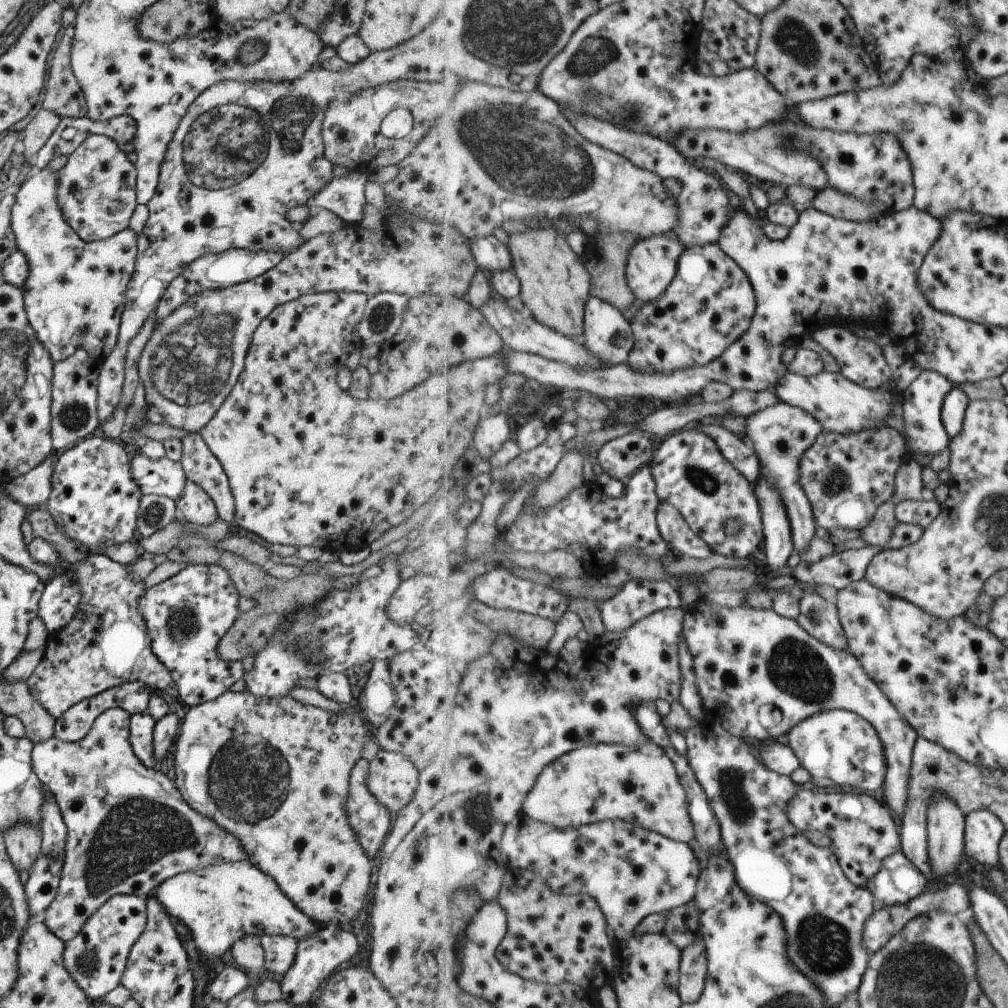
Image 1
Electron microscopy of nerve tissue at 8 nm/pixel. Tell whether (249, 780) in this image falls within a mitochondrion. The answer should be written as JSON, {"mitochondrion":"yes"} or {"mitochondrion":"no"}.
{"mitochondrion":"yes"}

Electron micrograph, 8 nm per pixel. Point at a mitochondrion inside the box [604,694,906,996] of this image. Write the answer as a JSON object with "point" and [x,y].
{"point":[822,944]}

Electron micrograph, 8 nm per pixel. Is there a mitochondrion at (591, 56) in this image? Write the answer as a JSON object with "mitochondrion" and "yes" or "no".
{"mitochondrion":"yes"}

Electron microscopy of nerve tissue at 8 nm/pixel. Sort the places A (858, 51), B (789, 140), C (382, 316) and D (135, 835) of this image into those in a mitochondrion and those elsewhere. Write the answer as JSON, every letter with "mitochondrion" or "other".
{"A":"other","B":"other","C":"mitochondrion","D":"mitochondrion"}

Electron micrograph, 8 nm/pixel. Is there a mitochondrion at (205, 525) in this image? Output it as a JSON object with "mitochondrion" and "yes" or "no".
{"mitochondrion":"no"}

